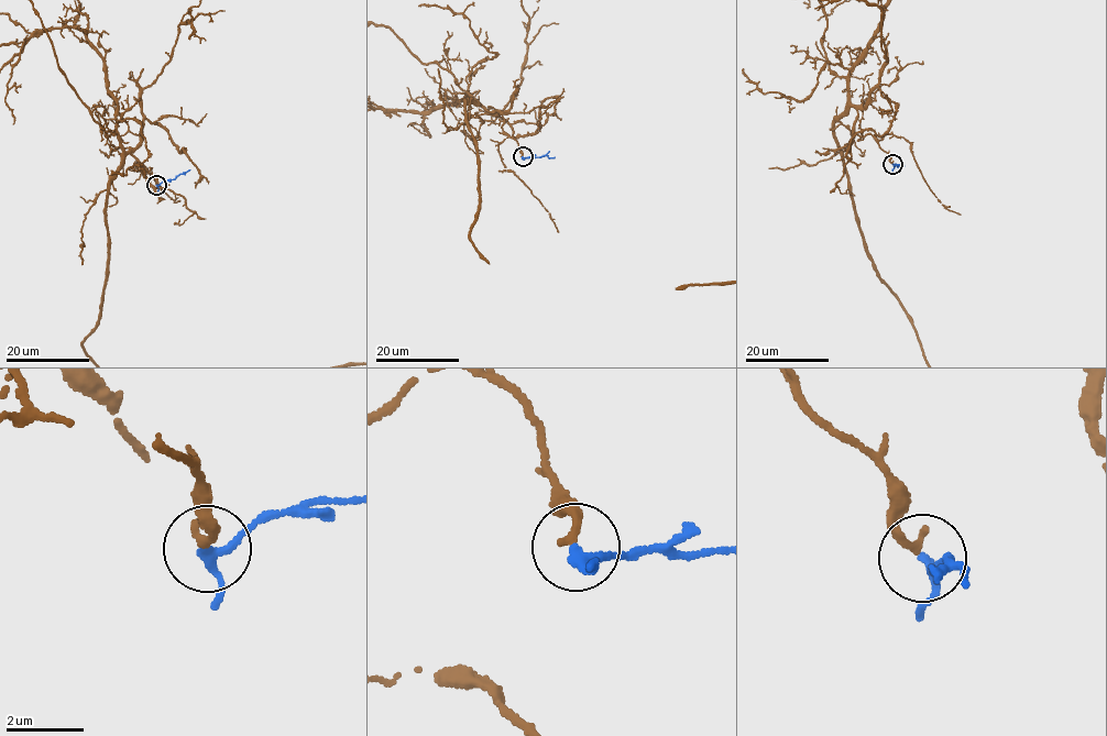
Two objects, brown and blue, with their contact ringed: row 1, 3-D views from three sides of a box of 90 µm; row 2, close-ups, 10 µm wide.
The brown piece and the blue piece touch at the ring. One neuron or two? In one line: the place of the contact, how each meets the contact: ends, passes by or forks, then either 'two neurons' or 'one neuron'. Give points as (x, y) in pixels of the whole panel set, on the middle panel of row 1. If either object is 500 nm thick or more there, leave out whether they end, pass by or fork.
place (523, 156); brown ends; blue passes by; one neuron

